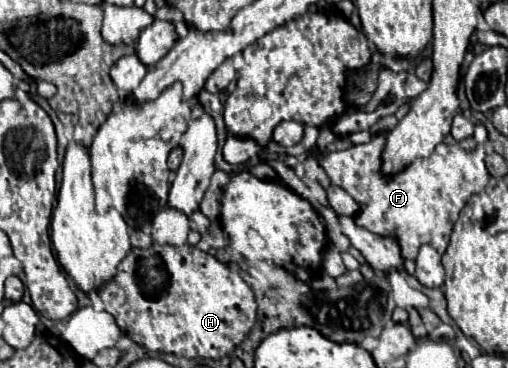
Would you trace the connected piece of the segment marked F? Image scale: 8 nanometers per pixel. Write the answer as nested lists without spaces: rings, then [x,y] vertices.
[[[376,135],[364,145],[326,153],[320,165],[332,185],[342,187],[358,205],[362,205],[354,215],[354,221],[360,227],[376,235],[396,237],[404,259],[416,259],[420,245],[432,245],[442,255],[450,243],[452,227],[458,221],[460,209],[466,205],[470,195],[480,193],[488,185],[490,175],[484,165],[484,145],[480,143],[476,149],[466,151],[458,145],[448,146],[442,142],[430,157],[414,161],[402,173],[390,177],[380,173],[382,147],[384,135]]]

